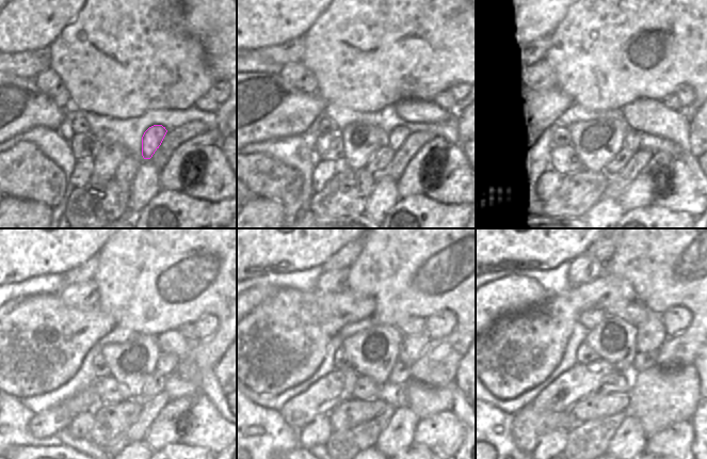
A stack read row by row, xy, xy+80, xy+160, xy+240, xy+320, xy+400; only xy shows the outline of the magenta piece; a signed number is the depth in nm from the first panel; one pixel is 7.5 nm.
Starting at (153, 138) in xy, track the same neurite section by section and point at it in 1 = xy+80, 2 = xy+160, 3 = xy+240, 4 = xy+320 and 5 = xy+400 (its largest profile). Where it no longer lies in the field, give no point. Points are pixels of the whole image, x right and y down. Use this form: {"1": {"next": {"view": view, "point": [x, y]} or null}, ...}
{"1": {"next": {"view": "xy+80", "point": [398, 136]}}, "2": {"next": {"view": "xy+160", "point": [636, 139]}}, "3": {"next": {"view": "xy+240", "point": [167, 363]}}, "4": {"next": {"view": "xy+320", "point": [413, 346]}}, "5": {"next": {"view": "xy+400", "point": [651, 335]}}}

